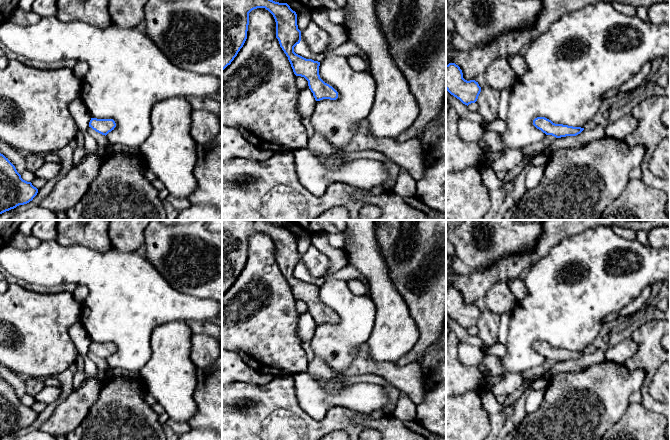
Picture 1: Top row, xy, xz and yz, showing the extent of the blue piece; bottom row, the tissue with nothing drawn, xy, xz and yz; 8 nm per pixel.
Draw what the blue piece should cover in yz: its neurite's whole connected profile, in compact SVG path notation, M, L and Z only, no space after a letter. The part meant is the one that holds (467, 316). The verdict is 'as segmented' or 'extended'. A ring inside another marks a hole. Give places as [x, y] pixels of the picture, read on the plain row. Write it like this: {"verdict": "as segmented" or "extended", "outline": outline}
{"verdict": "as segmented", "outline": "M449 287L446 289L446 314L468 330L477 325L481 311L475 304L465 304L460 291Z"}

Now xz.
{"verdict": "as segmented", "outline": "M222 220L222 295L231 288L247 263L249 237L257 232L265 232L276 246L276 262L288 281L296 300L304 301L316 325L323 323L336 324L338 316L325 307L319 299L320 286L306 283L294 276L294 271L301 265L301 255L297 249L297 238L287 227L275 226L266 220Z"}

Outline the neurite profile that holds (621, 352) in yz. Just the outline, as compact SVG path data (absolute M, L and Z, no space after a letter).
M625 339L615 345L608 346L605 353L605 360L624 364L637 350L637 343L632 339Z

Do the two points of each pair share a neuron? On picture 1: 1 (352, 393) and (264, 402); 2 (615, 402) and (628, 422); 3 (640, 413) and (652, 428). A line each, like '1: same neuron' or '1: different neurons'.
1: different neurons
2: different neurons
3: same neuron

